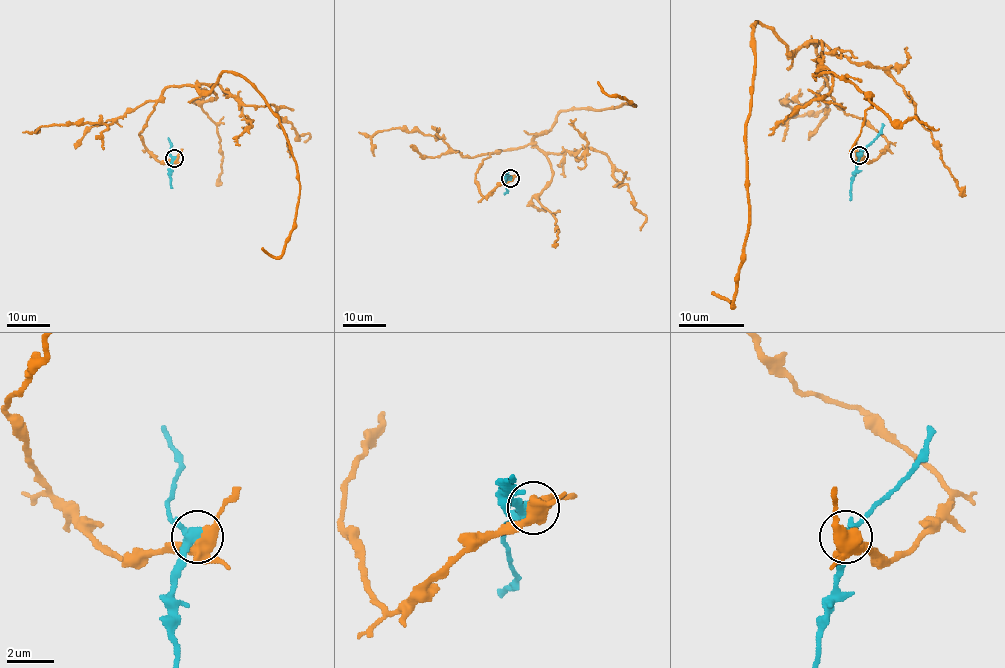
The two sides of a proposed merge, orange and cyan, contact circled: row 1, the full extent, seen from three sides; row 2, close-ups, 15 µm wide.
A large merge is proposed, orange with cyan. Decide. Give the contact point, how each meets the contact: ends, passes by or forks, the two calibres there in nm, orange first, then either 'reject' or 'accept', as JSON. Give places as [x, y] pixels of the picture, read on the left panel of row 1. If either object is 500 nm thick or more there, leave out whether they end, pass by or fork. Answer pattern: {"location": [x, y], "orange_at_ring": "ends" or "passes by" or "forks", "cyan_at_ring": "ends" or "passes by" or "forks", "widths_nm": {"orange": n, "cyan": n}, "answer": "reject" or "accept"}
{"location": [174, 158], "widths_nm": {"orange": 500, "cyan": 440}, "answer": "reject"}

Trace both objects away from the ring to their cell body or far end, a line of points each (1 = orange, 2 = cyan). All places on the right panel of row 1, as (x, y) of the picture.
1: (858, 154), (888, 144), (830, 95), (814, 44), (791, 52), (756, 23), (745, 261), (733, 306), (712, 291)
2: (858, 154), (850, 200)

